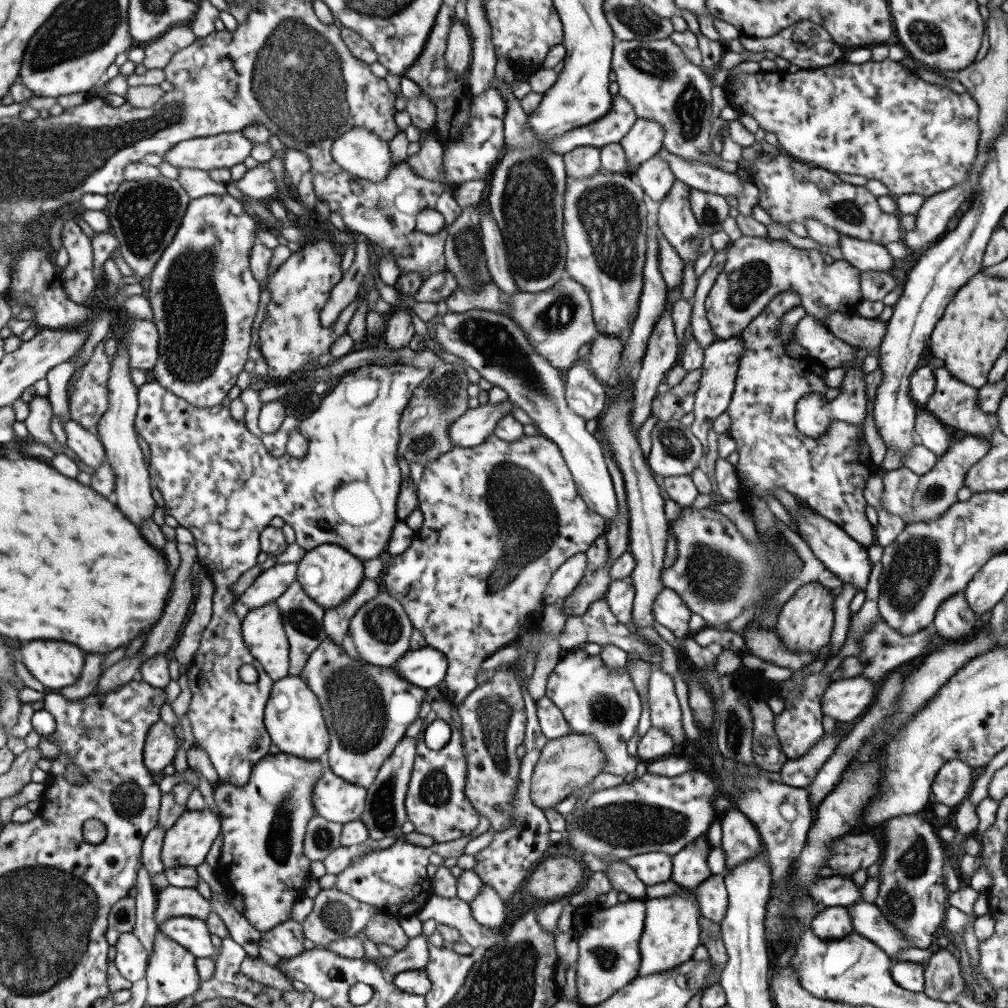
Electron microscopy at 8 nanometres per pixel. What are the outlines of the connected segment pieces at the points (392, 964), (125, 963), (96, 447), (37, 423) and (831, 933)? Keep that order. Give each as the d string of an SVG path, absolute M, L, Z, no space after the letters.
M422 932L409 938L403 950L395 952L393 956L385 957L375 964L387 977L407 970L423 969L428 960L427 945Z
M131 931L120 933L115 941L114 965L118 973L131 983L144 978L147 952Z
M69 419L63 423L66 434L66 446L74 452L85 465L96 469L106 460L103 445L94 432L84 429L79 423Z
M34 395L31 401L27 403L27 418L22 421L28 430L30 441L45 443L47 447L51 447L55 454L57 454L57 452L63 452L63 448L61 448L61 444L53 438L51 433L49 424L52 408L47 400L46 396Z
M847 906L825 907L811 919L811 932L819 940L843 938L853 932Z

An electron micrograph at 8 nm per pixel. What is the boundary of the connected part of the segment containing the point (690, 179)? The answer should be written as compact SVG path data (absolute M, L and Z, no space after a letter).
M661 148L655 157L660 157L673 173L675 179L690 188L721 196L741 194L742 183L736 173L727 173L717 167L700 162L688 162L679 156L673 156Z

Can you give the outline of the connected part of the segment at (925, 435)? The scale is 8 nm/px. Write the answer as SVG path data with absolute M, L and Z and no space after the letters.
M920 406L914 416L914 431L919 436L920 444L934 455L943 454L950 446L945 426Z

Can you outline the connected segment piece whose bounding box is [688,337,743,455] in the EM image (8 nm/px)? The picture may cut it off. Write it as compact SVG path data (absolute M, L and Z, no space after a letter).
M739 337L727 338L725 340L713 340L709 345L702 349L703 363L701 368L701 378L697 382L694 392L694 405L692 413L694 415L693 422L689 425L689 430L693 436L699 440L703 446L703 455L708 451L707 430L711 428L711 424L719 414L726 412L731 394L735 384L735 372L739 367L739 360L742 358L743 341Z

